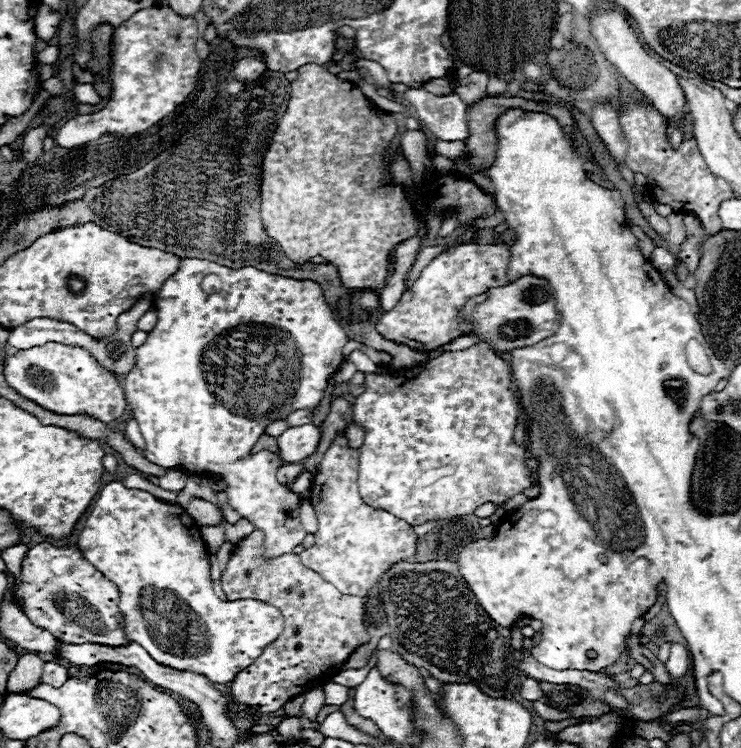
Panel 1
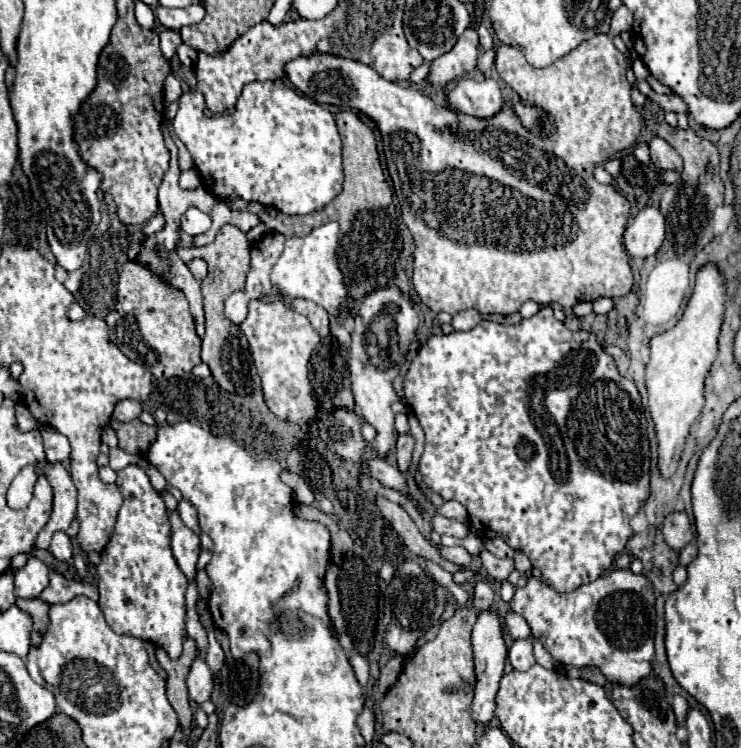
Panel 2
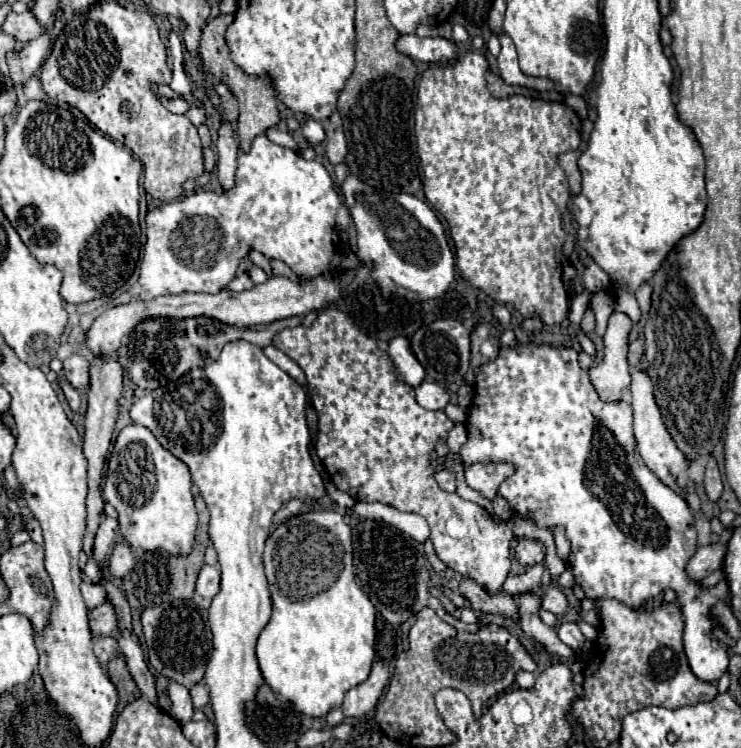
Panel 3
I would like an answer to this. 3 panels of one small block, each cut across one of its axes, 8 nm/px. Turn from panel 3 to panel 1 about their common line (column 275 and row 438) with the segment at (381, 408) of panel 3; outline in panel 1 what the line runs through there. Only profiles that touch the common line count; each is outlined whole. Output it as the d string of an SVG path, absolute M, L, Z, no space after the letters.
M340 434L324 454L322 466L314 474L310 502L318 518L318 532L314 546L304 550L300 560L344 594L366 596L390 564L410 558L416 552L418 536L410 524L362 502L358 494L358 450L348 448L344 434Z

